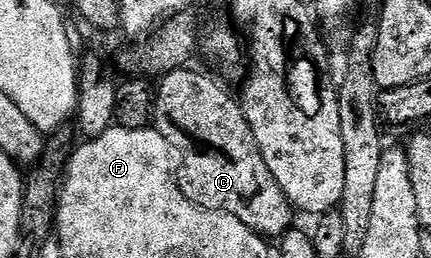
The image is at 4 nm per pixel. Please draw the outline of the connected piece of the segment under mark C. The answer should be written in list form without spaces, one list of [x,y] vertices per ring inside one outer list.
[[[189,67],[177,68],[175,72],[161,77],[159,84],[162,85],[157,85],[154,97],[153,127],[168,141],[180,161],[176,172],[178,188],[184,194],[184,198],[200,205],[201,208],[210,212],[227,212],[230,216],[240,218],[244,226],[248,226],[263,238],[280,238],[290,231],[295,223],[296,212],[287,200],[284,190],[280,190],[276,178],[272,178],[272,170],[268,170],[256,146],[256,138],[248,126],[248,118],[241,103],[235,97],[233,100],[212,77],[205,76],[202,72],[190,71]]]

